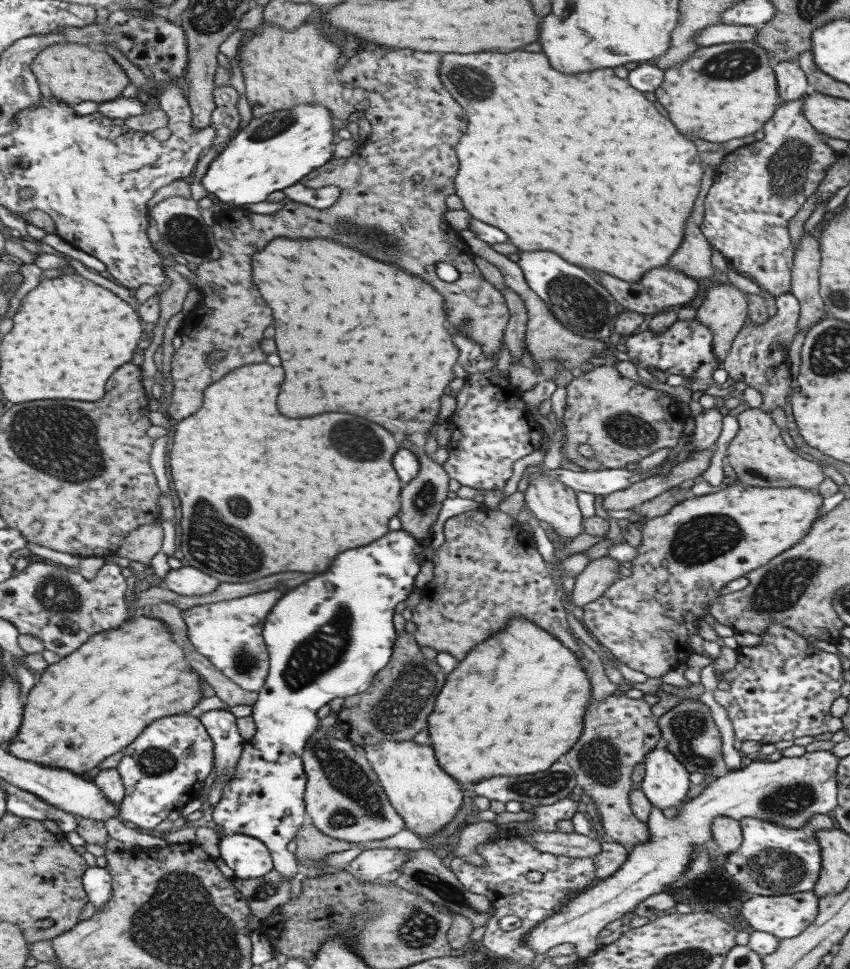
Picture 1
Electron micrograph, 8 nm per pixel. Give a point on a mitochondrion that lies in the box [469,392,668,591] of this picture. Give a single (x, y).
(628, 430)

